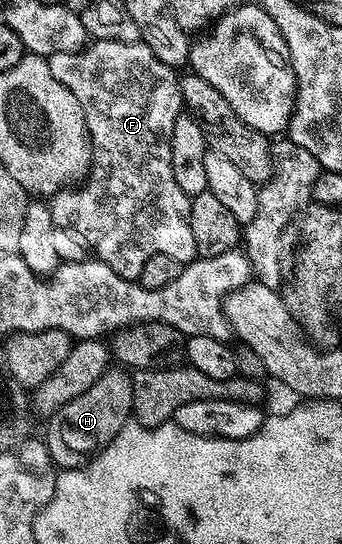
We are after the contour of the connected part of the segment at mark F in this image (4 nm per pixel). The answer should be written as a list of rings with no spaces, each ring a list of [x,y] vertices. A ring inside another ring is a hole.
[[[90,41],[75,52],[48,55],[51,76],[71,92],[85,113],[91,147],[91,165],[85,183],[69,184],[52,195],[48,203],[53,224],[62,235],[86,246],[98,262],[106,262],[119,276],[140,279],[144,265],[153,256],[188,264],[194,261],[197,249],[189,223],[190,195],[179,188],[171,169],[171,132],[175,120],[183,113],[181,79],[172,66],[163,64],[144,42]]]

